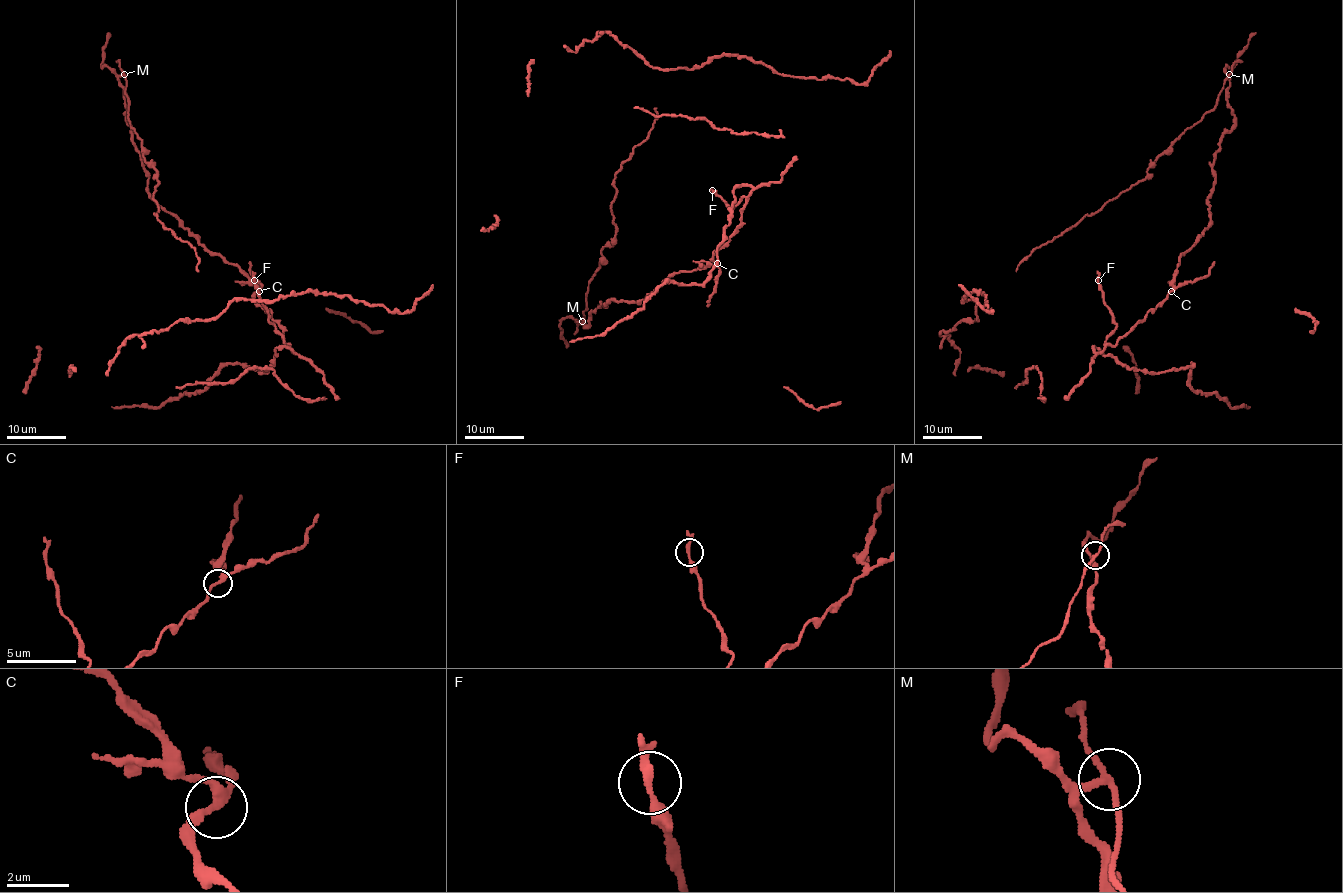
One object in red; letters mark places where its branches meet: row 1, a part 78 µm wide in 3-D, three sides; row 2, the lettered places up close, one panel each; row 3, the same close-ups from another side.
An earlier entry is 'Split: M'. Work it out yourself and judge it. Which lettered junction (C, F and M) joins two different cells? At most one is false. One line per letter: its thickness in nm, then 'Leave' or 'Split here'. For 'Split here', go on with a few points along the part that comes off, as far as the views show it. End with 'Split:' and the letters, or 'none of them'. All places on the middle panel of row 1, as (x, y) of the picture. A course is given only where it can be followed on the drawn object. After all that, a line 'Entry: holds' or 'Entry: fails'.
C: Thickness 240 nm. Leave
F: Thickness 200 nm. Leave
M: Thickness 180 nm. Split here. Course of the part to remove: (582, 322), (601, 250), (615, 239), (610, 209), (615, 173), (645, 139), (657, 107)
Split: M
Entry: holds

